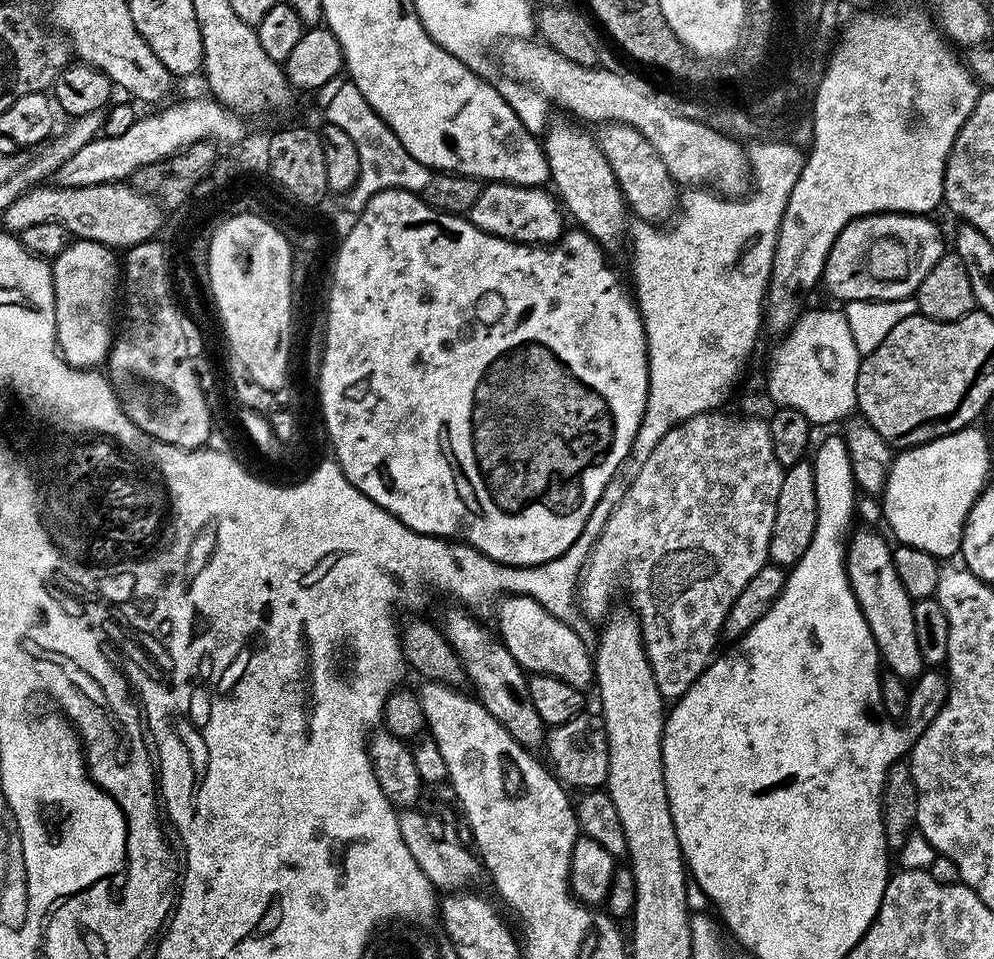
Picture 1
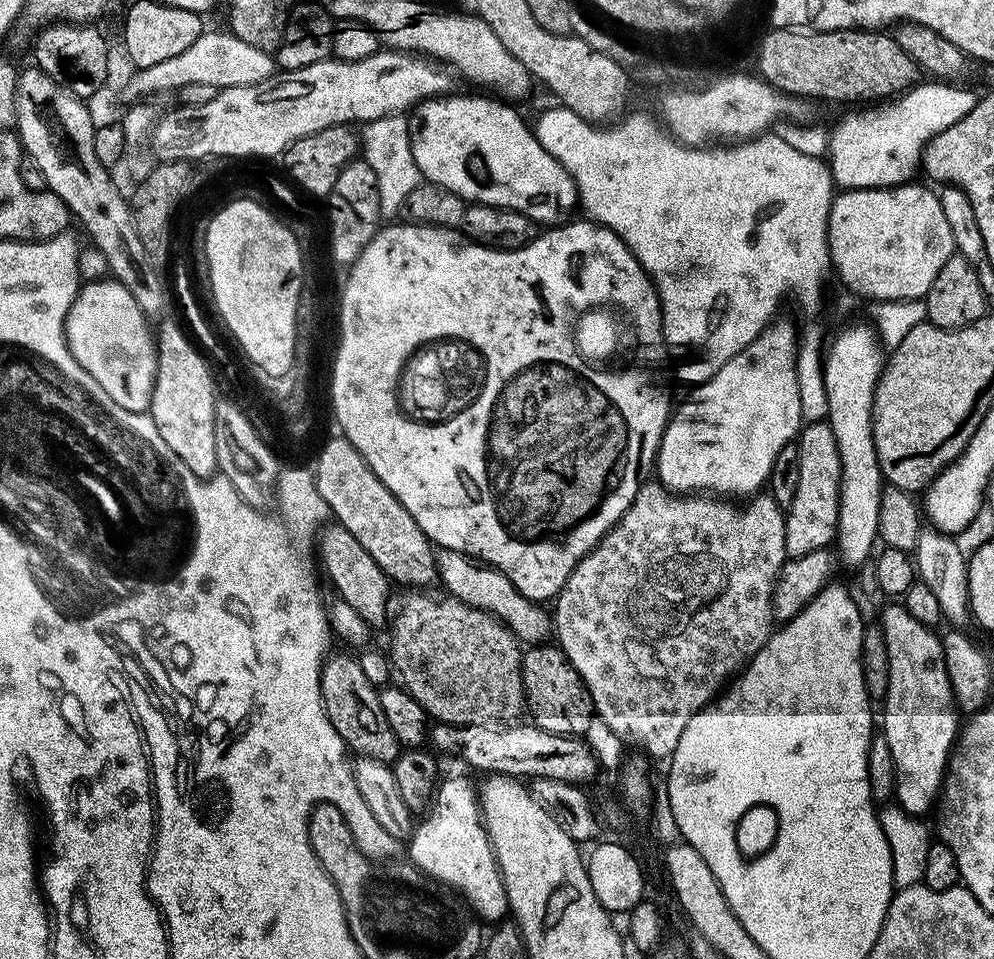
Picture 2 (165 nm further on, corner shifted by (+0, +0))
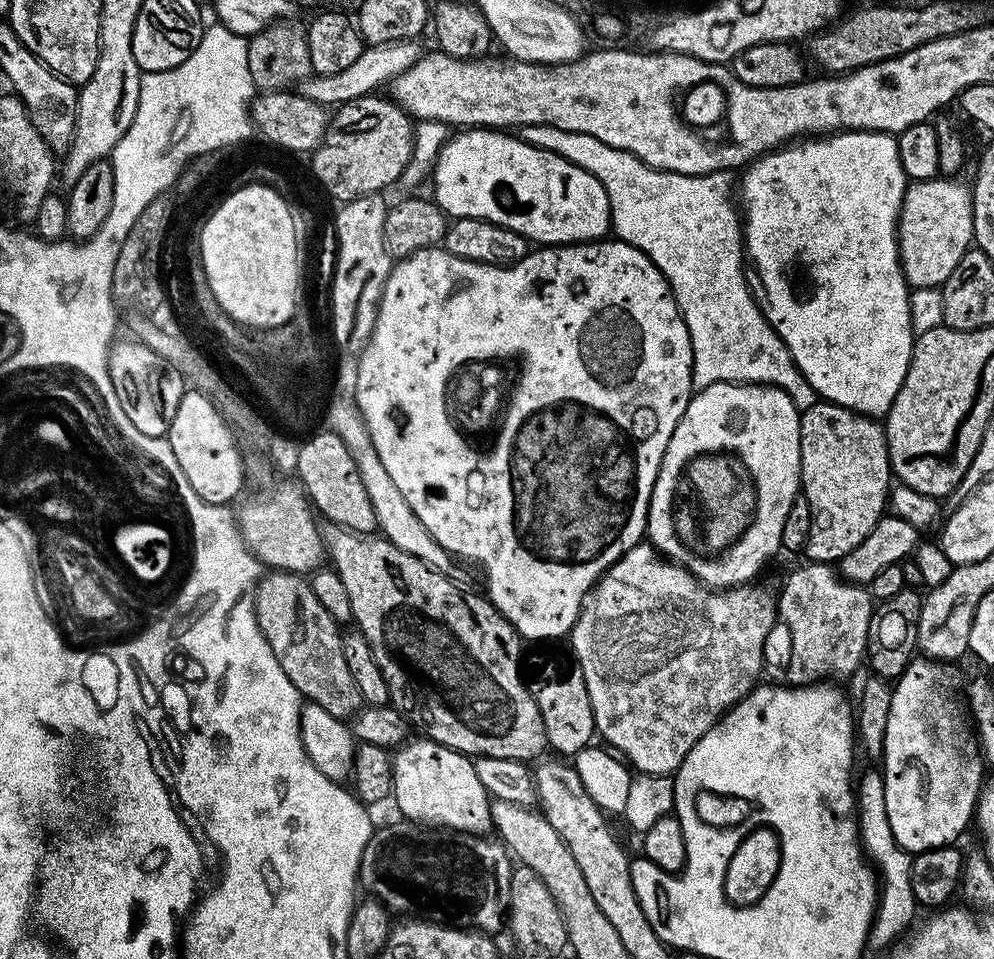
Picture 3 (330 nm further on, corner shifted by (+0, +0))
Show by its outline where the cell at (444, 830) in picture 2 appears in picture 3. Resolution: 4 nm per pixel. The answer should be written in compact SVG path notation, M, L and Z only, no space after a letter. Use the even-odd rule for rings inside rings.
M427 738L409 739L395 749L392 790L405 821L437 830L488 834L493 831L492 800L475 773L475 766L462 752L455 752Z

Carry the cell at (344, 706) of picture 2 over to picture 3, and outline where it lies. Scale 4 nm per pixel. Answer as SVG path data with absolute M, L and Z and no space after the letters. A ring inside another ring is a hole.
M269 571L256 590L256 617L270 650L274 650L274 658L278 658L282 670L286 670L290 682L294 682L305 701L341 718L352 718L360 712L358 686L354 686L346 657L342 655L341 629L326 614L322 602L314 598L311 583L303 575Z

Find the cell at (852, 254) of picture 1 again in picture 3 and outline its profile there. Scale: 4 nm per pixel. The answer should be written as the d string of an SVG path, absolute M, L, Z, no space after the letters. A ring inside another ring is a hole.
M956 178L918 180L908 185L904 193L904 206L900 210L898 235L900 237L900 264L912 288L940 288L954 274L954 266L962 262L969 248L973 247L972 204L973 193L969 185L959 184Z

